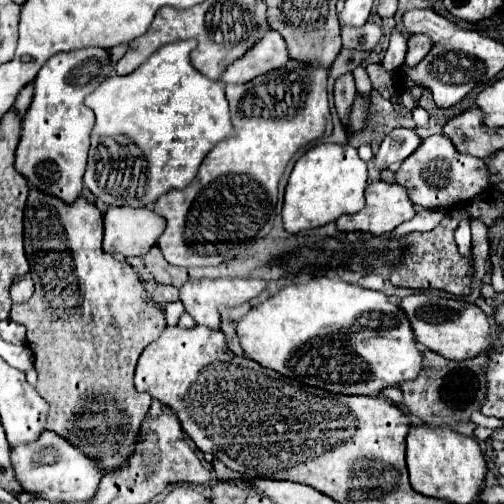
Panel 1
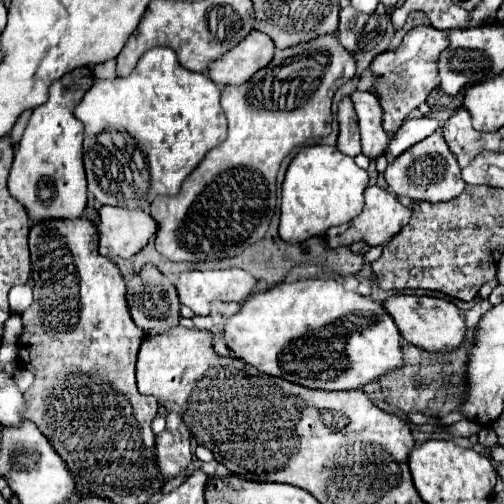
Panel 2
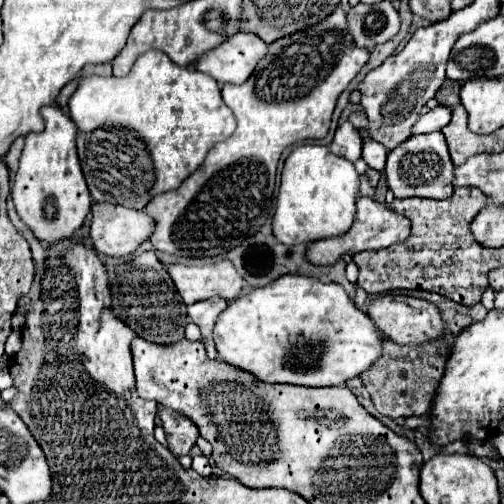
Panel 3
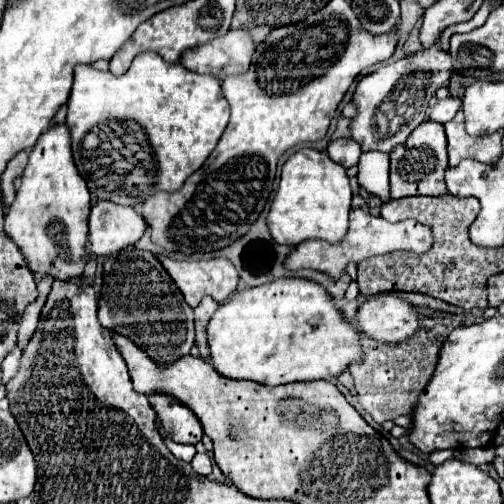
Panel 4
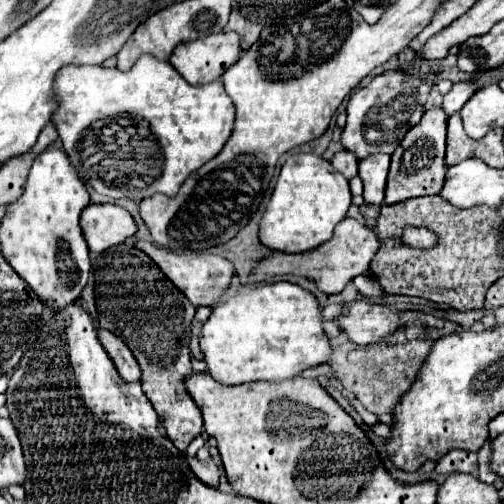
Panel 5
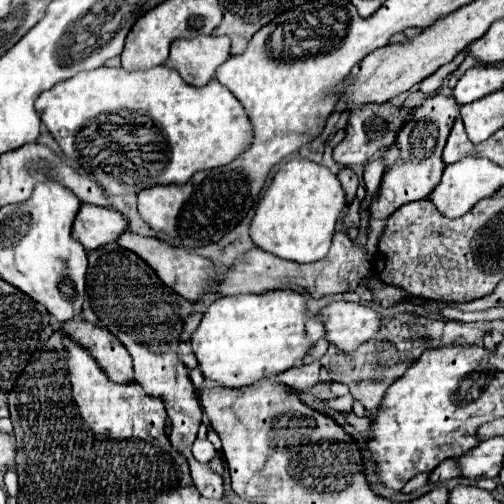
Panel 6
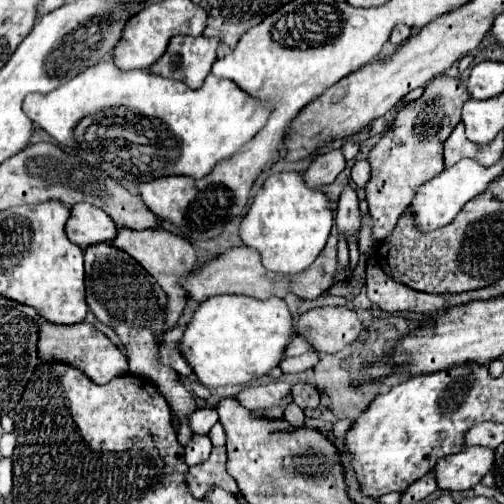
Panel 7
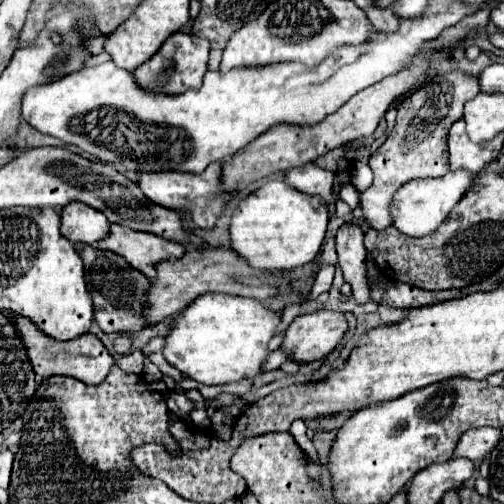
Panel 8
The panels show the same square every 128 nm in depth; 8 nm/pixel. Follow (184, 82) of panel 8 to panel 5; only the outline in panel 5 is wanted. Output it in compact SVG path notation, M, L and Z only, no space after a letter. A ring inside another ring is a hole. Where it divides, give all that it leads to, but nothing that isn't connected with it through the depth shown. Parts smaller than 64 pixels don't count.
M220 32L206 36L204 40L182 42L174 48L170 64L192 84L208 84L218 80L232 62L240 58L240 40L236 32Z

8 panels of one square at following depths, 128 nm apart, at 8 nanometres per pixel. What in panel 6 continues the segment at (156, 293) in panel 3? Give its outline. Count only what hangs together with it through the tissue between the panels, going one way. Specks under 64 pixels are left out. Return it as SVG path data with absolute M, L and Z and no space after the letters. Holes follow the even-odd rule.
M116 242L90 250L88 262L86 292L94 314L102 326L116 334L130 352L134 360L134 380L148 394L164 400L168 418L172 422L170 442L186 456L202 422L200 400L188 378L190 370L184 368L176 356L176 346L180 346L180 328L184 326L184 318L192 314L192 302L168 290L144 260L140 260L134 252L118 246ZM192 452L190 456L186 456L188 462L190 462L190 470L192 470L192 480L198 488L198 492L202 496L208 496L208 498L224 498L224 490L222 490L222 478L216 476L208 464L200 464L192 458Z

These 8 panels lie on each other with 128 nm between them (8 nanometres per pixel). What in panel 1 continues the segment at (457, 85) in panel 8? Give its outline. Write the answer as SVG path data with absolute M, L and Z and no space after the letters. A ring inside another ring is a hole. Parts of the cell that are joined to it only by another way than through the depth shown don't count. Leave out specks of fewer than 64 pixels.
M430 136L426 138L412 156L408 156L400 168L394 172L396 174L396 184L404 186L408 192L408 198L422 208L450 208L460 204L462 200L472 200L480 192L484 192L488 184L488 172L484 168L484 160L472 158L458 154L452 140L448 136Z

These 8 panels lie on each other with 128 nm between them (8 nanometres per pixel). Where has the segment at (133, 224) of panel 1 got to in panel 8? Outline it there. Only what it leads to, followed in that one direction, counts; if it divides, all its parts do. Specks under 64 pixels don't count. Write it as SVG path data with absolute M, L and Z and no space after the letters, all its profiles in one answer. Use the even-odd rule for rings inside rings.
M72 202L60 210L60 234L68 238L70 242L84 242L84 244L96 244L104 236L108 236L110 222L92 206L86 206L82 202Z

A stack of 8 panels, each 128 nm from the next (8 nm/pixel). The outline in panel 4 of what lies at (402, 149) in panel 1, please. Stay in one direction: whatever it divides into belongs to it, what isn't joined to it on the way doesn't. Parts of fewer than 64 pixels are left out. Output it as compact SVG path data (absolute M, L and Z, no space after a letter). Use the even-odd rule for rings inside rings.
M448 96L448 98L438 100L438 102L434 104L430 118L432 118L432 120L436 120L436 122L446 124L446 122L450 122L450 120L454 118L454 114L460 110L460 106L462 106L462 98Z

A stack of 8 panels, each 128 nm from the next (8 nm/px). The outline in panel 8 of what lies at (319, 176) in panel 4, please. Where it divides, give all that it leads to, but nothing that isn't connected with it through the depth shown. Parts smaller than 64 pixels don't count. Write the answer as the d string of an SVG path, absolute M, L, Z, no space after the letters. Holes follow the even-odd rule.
M270 180L236 206L230 220L230 248L254 270L286 272L316 258L324 242L326 224L328 206L320 198L290 190L282 180Z

